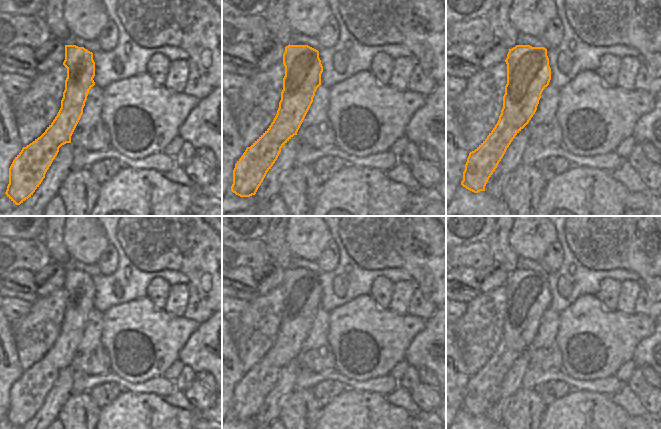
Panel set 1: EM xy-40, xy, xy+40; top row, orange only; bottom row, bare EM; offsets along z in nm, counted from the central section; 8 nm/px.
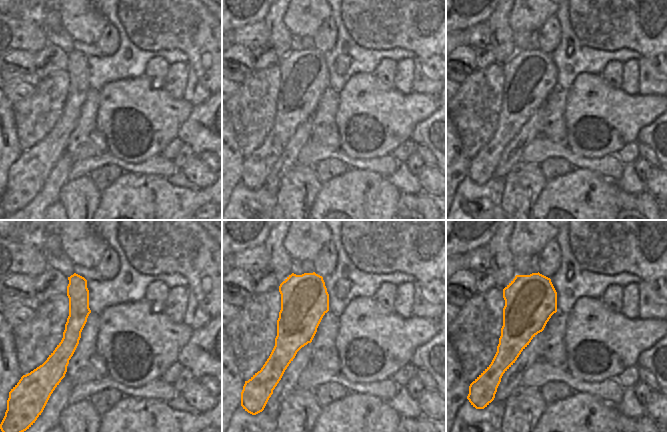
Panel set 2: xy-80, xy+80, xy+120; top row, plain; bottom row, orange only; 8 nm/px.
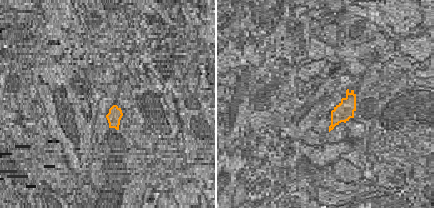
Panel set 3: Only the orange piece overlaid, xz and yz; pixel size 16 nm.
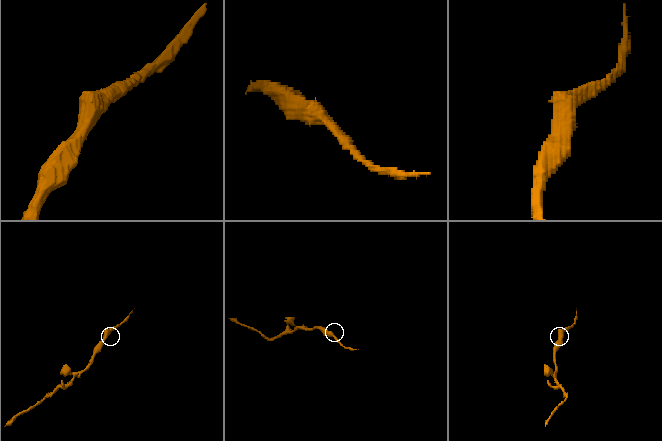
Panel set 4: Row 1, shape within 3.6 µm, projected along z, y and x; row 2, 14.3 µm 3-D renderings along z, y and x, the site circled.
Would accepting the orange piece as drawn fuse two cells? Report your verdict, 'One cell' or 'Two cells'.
One cell

